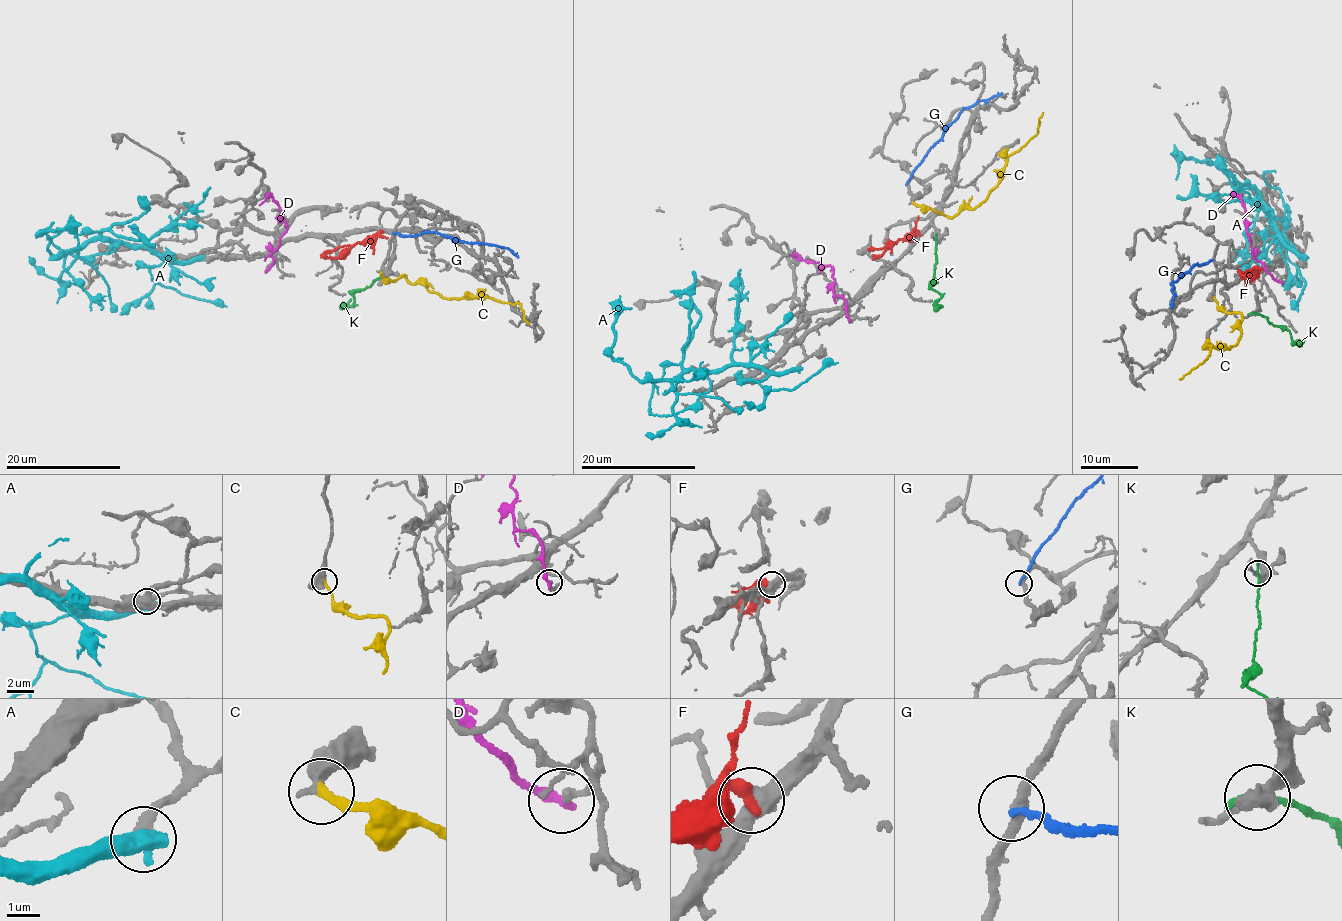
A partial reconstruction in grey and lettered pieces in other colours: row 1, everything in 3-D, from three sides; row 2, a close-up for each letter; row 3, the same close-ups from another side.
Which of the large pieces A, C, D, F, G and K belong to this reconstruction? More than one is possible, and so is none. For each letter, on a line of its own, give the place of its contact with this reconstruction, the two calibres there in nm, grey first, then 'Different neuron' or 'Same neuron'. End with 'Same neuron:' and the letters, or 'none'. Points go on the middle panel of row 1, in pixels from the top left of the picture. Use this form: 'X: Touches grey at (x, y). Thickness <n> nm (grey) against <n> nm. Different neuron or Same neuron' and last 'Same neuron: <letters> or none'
A: Touches grey at (798, 368). Thickness 320 nm (grey) against 750 nm. Different neuron
C: Touches grey at (913, 203). Thickness 340 nm (grey) against 260 nm. Same neuron
D: Touches grey at (849, 318). Thickness 240 nm (grey) against 320 nm. Different neuron
F: Touches grey at (919, 233). Thickness 480 nm (grey) against 380 nm. Different neuron
G: Touches grey at (906, 184). Thickness 260 nm (grey) against 180 nm. Different neuron
K: Touches grey at (936, 239). Thickness 240 nm (grey) against 220 nm. Different neuron
Same neuron: C

